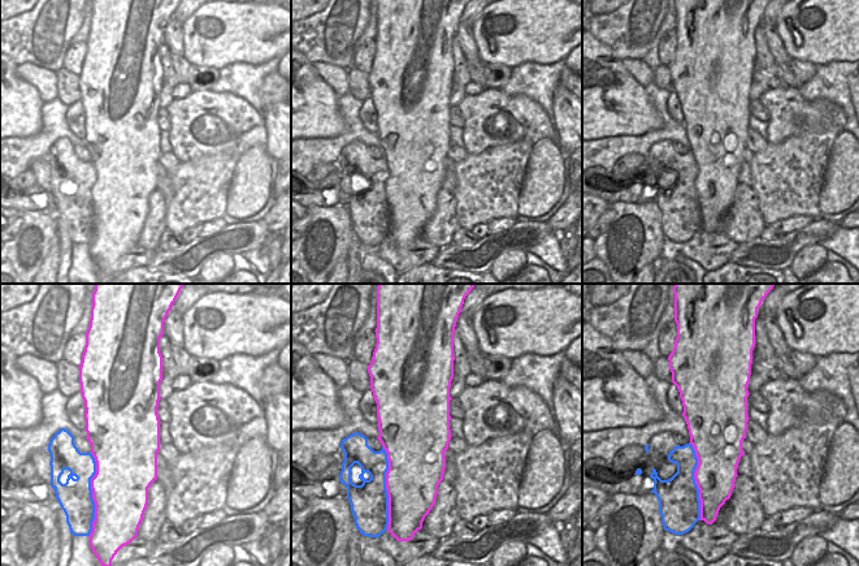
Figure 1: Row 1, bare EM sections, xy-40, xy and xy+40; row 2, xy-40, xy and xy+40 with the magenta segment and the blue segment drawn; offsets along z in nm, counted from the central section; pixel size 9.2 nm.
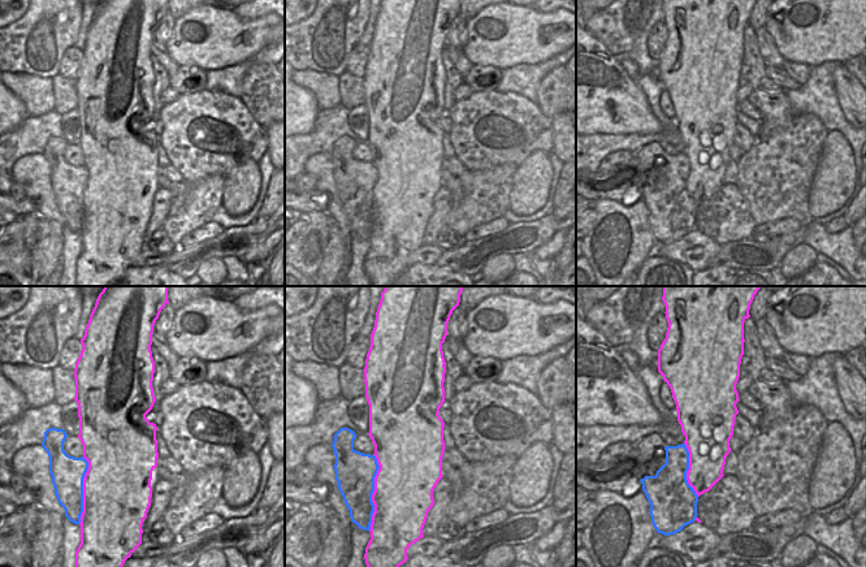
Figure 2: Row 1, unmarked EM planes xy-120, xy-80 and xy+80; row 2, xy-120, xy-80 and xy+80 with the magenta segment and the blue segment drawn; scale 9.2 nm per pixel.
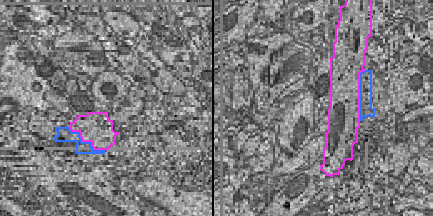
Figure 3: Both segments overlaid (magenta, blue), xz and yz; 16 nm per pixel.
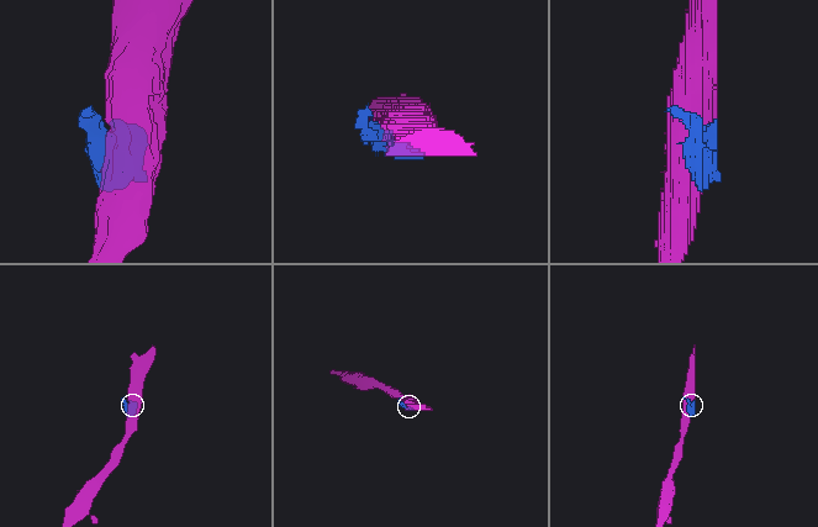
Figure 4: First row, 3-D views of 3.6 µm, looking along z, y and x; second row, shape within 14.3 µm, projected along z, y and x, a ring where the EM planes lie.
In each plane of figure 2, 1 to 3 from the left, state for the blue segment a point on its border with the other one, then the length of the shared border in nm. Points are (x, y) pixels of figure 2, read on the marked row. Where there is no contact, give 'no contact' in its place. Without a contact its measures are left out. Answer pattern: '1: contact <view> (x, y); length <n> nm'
1: contact xy-120 (83, 490); length 650 nm
2: contact xy-80 (373, 492); length 700 nm
3: contact xy+80 (688, 470); length 500 nm

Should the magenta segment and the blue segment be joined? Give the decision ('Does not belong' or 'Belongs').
Does not belong

